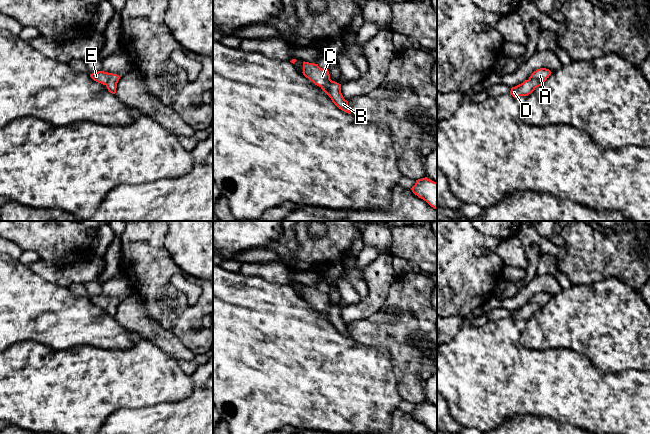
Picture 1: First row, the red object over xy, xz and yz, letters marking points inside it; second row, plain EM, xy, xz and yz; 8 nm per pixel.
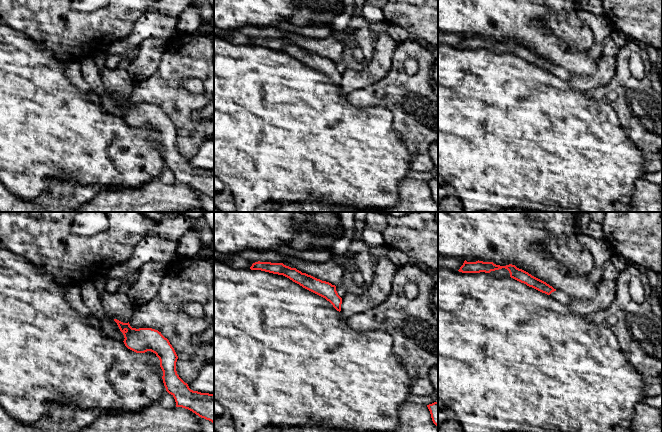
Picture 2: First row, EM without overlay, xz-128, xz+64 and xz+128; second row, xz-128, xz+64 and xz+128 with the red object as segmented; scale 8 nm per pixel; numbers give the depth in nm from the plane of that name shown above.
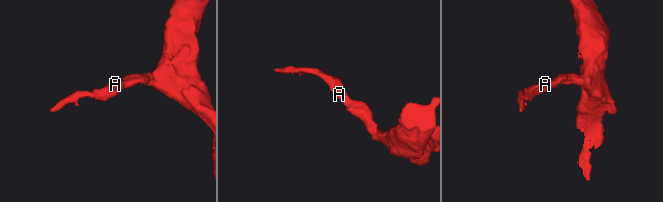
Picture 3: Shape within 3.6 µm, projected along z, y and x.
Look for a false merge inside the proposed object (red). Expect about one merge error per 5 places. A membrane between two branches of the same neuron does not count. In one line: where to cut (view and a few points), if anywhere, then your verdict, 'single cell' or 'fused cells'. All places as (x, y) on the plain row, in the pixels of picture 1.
no cut; single cell

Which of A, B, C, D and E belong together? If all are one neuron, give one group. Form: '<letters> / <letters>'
A B C D E

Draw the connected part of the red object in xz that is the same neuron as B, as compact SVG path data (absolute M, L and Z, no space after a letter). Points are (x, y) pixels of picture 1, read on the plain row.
M303 286L303 299L319 310L342 335L351 338L348 325L341 317L341 308L332 305L328 293L322 293L318 288Z

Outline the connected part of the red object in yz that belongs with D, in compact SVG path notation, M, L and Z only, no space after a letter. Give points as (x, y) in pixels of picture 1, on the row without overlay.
M540 292L534 295L528 304L525 304L523 307L512 311L510 318L516 322L518 320L528 320L531 318L537 311L541 310L551 299L551 295L546 292Z

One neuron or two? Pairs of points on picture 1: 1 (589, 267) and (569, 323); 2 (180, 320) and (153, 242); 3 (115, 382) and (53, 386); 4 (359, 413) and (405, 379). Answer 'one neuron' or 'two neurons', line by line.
1: two neurons
2: one neuron
3: one neuron
4: two neurons

